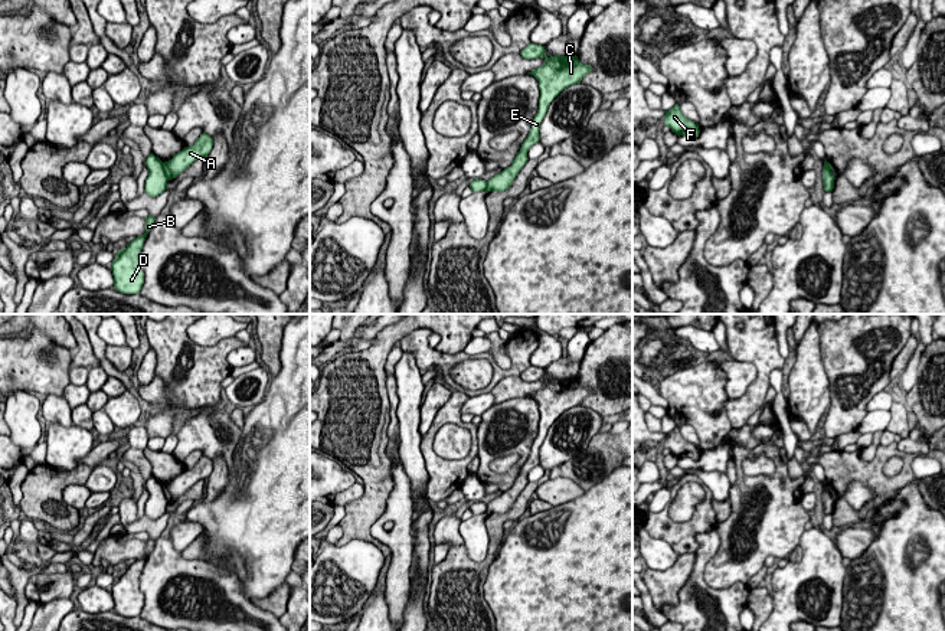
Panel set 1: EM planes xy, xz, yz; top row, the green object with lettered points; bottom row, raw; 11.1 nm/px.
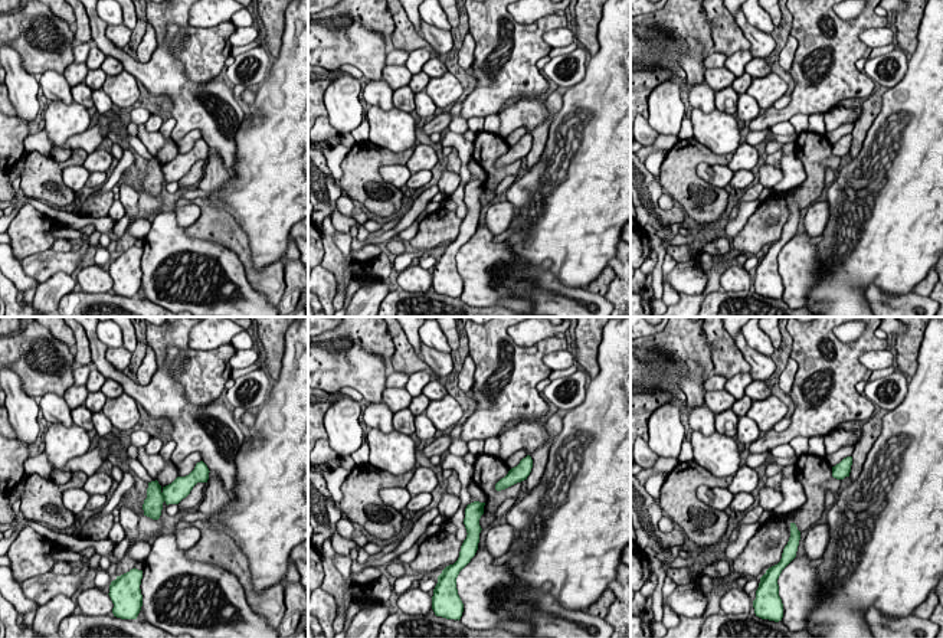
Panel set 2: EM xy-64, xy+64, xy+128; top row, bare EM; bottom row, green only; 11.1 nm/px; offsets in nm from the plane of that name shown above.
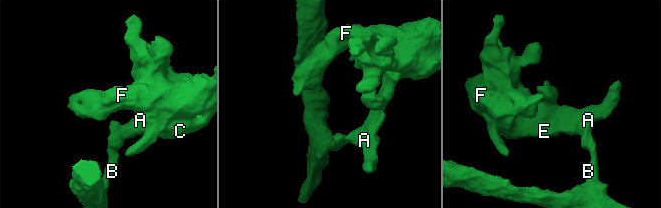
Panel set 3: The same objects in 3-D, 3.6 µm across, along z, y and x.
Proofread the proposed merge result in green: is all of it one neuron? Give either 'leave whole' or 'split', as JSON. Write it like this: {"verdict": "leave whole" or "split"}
{"verdict": "split"}

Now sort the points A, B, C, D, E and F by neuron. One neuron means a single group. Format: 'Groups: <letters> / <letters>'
Groups: A C E F / B D

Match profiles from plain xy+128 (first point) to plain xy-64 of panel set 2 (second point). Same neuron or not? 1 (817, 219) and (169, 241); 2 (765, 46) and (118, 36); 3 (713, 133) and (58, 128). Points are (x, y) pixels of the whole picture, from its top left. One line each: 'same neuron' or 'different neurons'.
1: different neurons
2: same neuron
3: same neuron

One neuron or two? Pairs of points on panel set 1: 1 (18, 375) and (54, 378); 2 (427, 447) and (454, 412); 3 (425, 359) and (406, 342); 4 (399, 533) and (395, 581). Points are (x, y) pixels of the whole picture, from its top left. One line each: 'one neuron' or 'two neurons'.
1: one neuron
2: one neuron
3: one neuron
4: one neuron

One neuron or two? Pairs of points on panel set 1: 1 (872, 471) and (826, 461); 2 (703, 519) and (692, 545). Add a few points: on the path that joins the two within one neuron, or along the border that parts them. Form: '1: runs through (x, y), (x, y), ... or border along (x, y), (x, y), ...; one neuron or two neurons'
1: runs through (860, 470), (837, 464); one neuron
2: runs through (697, 525), (692, 530), (692, 539); one neuron

